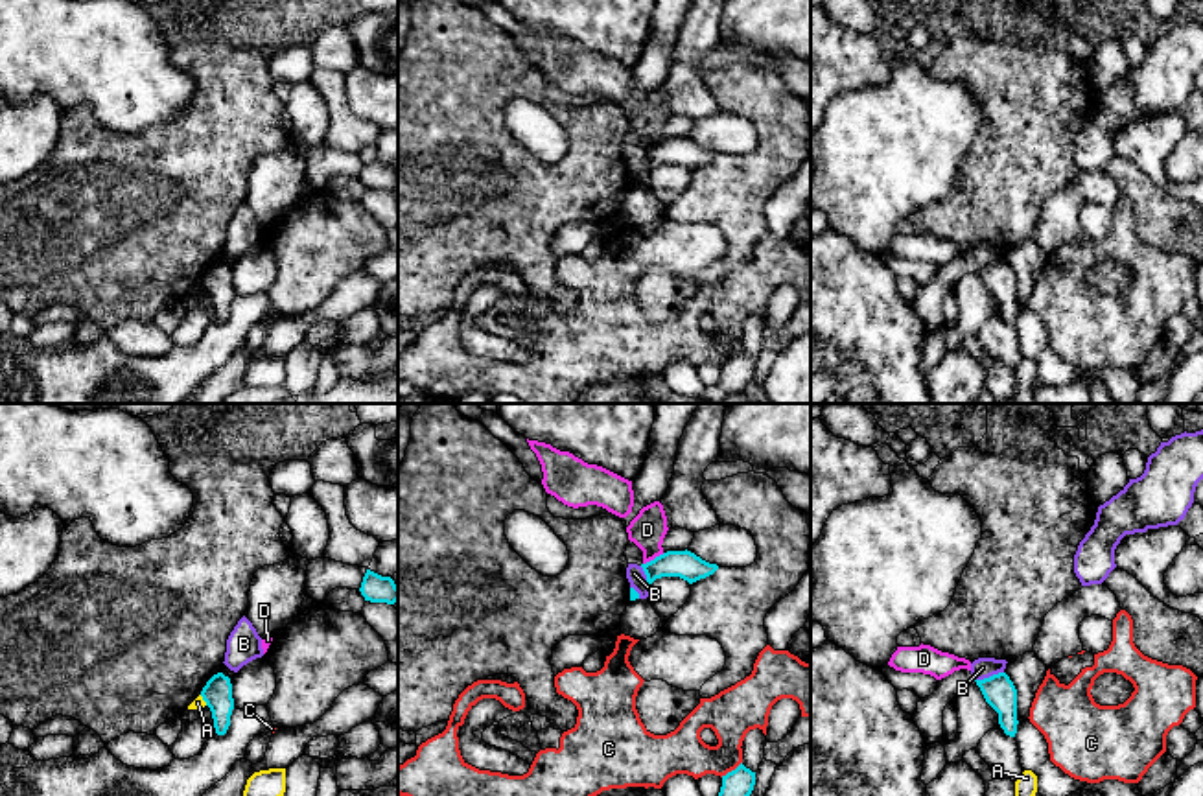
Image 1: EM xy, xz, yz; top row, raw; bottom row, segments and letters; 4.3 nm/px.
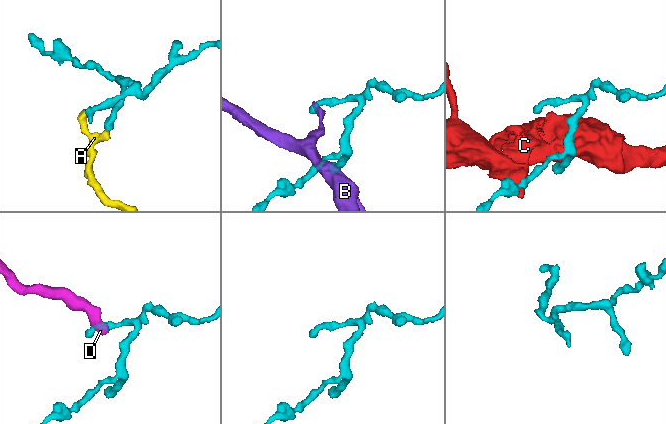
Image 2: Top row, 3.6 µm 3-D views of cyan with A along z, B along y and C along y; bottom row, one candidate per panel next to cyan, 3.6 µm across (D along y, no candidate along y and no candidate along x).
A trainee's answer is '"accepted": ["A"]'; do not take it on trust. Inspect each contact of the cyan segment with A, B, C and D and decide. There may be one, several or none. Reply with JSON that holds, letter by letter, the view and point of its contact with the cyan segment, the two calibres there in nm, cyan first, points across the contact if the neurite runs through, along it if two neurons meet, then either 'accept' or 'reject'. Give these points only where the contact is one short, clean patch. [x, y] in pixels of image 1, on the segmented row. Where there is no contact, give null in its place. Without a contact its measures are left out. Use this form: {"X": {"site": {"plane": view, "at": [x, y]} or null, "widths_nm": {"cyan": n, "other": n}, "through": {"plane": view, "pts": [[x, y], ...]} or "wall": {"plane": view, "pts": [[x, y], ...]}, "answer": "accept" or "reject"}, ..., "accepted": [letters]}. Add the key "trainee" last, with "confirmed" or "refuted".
{"A": {"site": {"plane": "xy", "at": [203, 699]}, "widths_nm": {"cyan": 130, "other": 50}, "wall": {"plane": "xy", "pts": [[199, 695], [207, 704]]}, "answer": "reject"}, "B": {"site": {"plane": "yz", "at": [990, 677]}, "widths_nm": {"cyan": 140, "other": 90}, "wall": {"plane": "yz", "pts": [[1003, 671], [973, 680]]}, "answer": "reject"}, "C": {"site": {"plane": "xz", "at": [732, 771]}, "widths_nm": {"cyan": 120, "other": 220}, "wall": {"plane": "xz", "pts": [[741, 761], [721, 776]]}, "answer": "reject"}, "D": {"site": {"plane": "xz", "at": [654, 559]}, "widths_nm": {"cyan": 120, "other": 160}, "wall": {"plane": "xz", "pts": [[664, 553], [643, 564]]}, "answer": "reject"}, "accepted": [], "trainee": "refuted"}

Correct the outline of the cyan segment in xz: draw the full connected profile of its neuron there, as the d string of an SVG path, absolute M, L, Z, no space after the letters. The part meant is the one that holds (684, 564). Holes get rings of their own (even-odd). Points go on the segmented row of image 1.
M687 549L667 551L647 564L641 564L641 568L648 584L661 577L680 577L693 584L718 569L717 564L709 564Z

